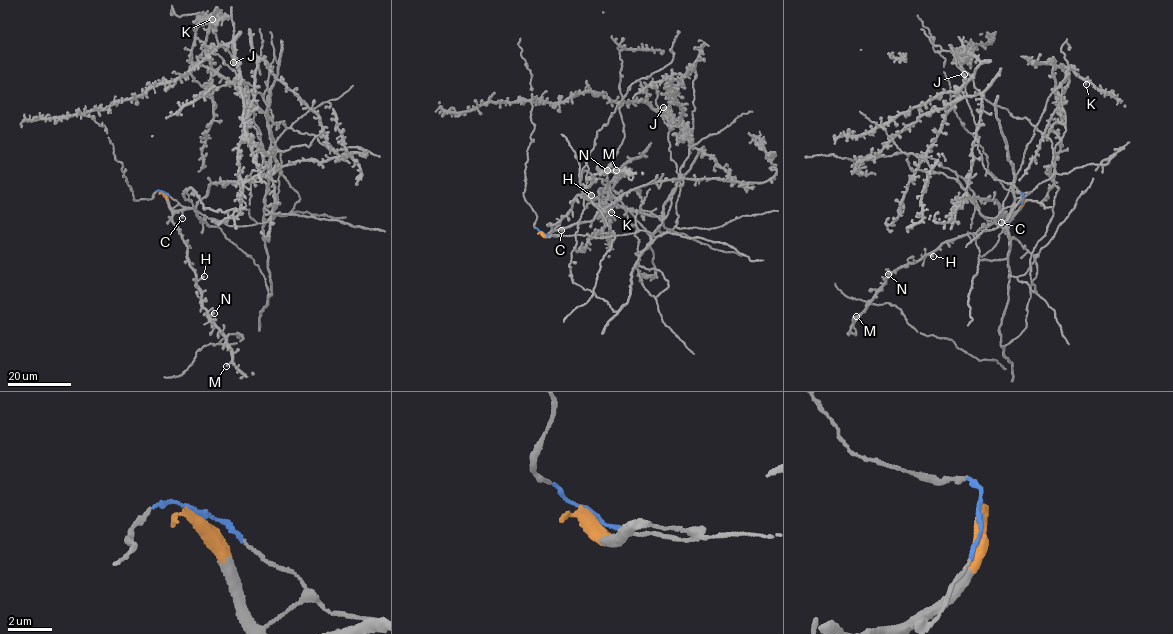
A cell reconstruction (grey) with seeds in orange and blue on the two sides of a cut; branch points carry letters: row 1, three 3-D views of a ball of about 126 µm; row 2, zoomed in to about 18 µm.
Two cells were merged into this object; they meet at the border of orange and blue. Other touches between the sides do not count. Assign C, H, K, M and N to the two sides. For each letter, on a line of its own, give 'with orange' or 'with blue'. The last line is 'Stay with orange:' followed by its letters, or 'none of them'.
C: with orange
H: with orange
K: with blue
M: with orange
N: with orange
Stay with orange: C, H, M, N

